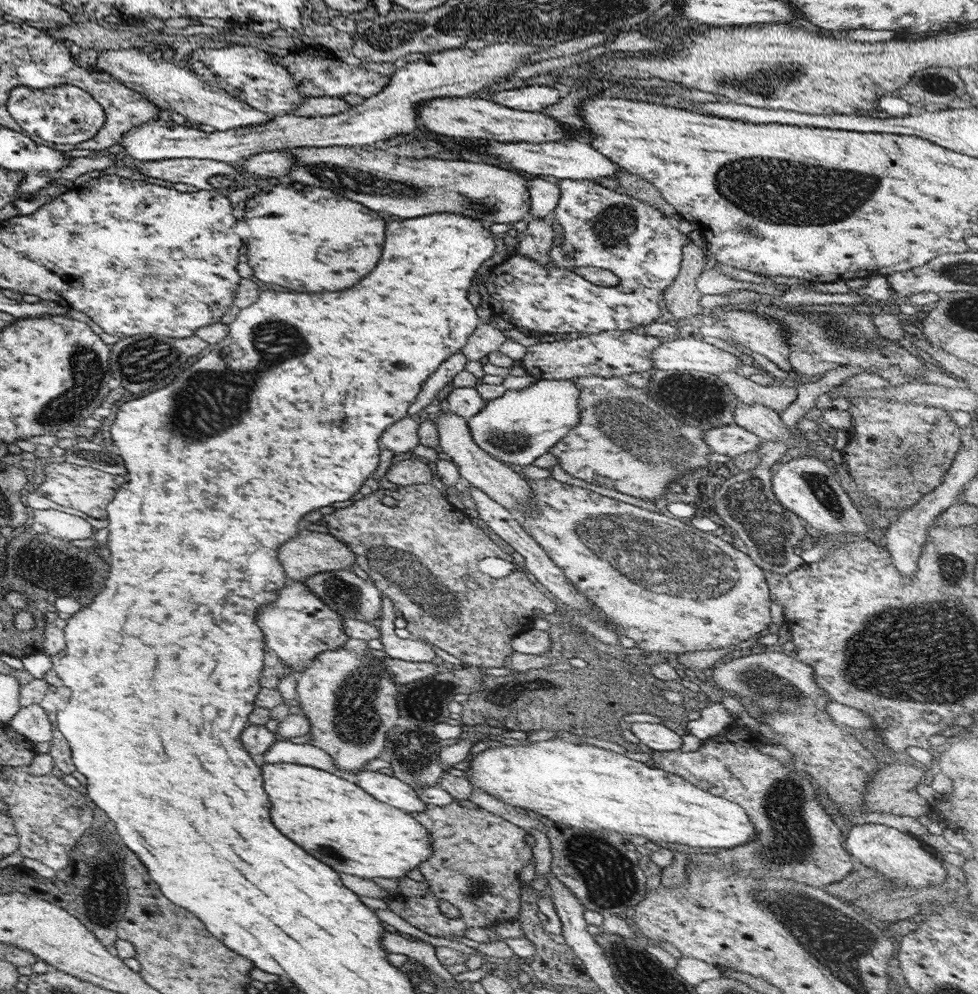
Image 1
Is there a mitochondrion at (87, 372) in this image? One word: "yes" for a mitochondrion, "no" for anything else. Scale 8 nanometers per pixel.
yes

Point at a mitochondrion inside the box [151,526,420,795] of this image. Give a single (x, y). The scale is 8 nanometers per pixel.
(357, 722)

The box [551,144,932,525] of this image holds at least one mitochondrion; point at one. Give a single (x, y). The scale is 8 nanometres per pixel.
(756, 186)

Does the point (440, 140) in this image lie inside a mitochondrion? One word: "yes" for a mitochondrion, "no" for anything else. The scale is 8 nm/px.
no

